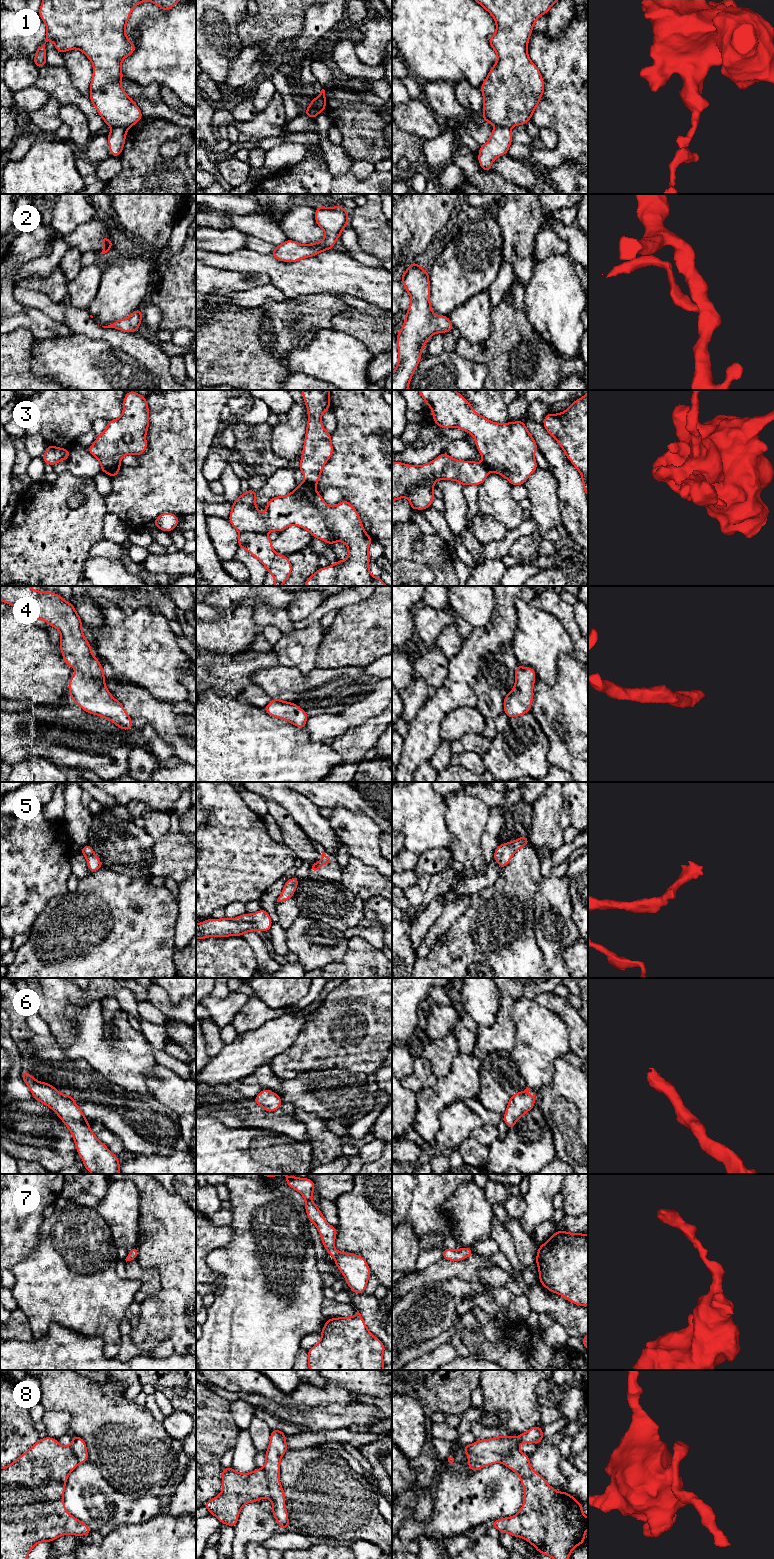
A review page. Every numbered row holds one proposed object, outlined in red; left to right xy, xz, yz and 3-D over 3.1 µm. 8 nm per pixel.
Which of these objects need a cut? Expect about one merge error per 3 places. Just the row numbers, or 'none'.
1, 3, 8

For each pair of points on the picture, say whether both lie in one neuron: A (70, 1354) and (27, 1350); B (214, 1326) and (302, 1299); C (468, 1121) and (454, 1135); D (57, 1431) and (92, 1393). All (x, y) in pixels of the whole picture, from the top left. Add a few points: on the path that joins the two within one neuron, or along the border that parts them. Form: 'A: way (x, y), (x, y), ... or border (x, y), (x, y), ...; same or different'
A: way (59, 1354), (38, 1353); same
B: way (236, 1326), (252, 1326), (270, 1308), (280, 1308); same
C: way (465, 1124), (457, 1132); same
D: border (47, 1411), (67, 1411), (70, 1414), (70, 1428); different

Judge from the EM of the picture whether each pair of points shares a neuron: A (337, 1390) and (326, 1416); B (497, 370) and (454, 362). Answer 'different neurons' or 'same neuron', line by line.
A: different neurons
B: different neurons

